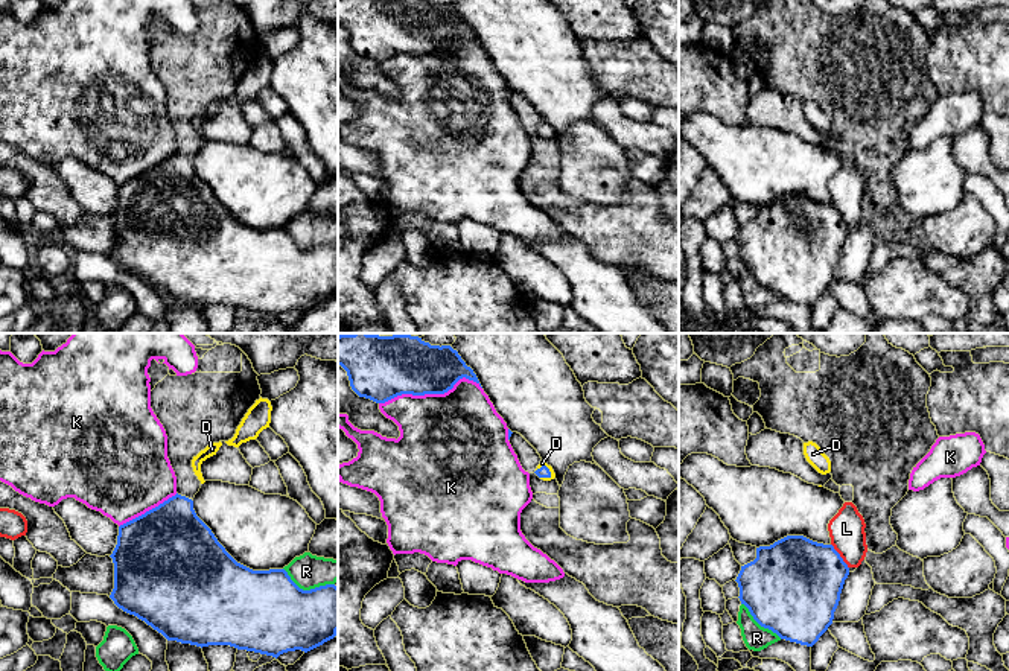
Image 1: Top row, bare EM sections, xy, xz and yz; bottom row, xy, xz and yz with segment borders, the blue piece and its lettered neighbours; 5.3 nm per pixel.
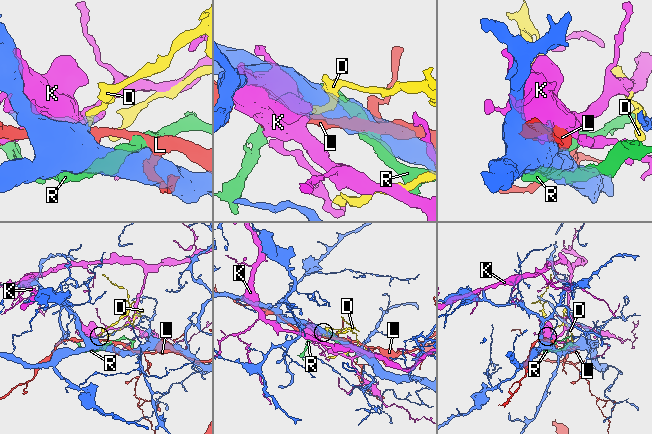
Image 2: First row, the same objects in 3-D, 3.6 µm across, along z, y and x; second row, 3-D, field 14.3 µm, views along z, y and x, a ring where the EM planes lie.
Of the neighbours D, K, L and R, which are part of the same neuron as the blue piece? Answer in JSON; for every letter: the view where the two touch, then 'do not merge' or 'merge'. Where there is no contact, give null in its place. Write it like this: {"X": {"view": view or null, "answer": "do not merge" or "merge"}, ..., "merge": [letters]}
{"D": {"view": "xz", "answer": "merge"}, "K": {"view": "xz", "answer": "do not merge"}, "L": {"view": "yz", "answer": "do not merge"}, "R": {"view": "xy", "answer": "do not merge"}, "merge": ["D"]}

